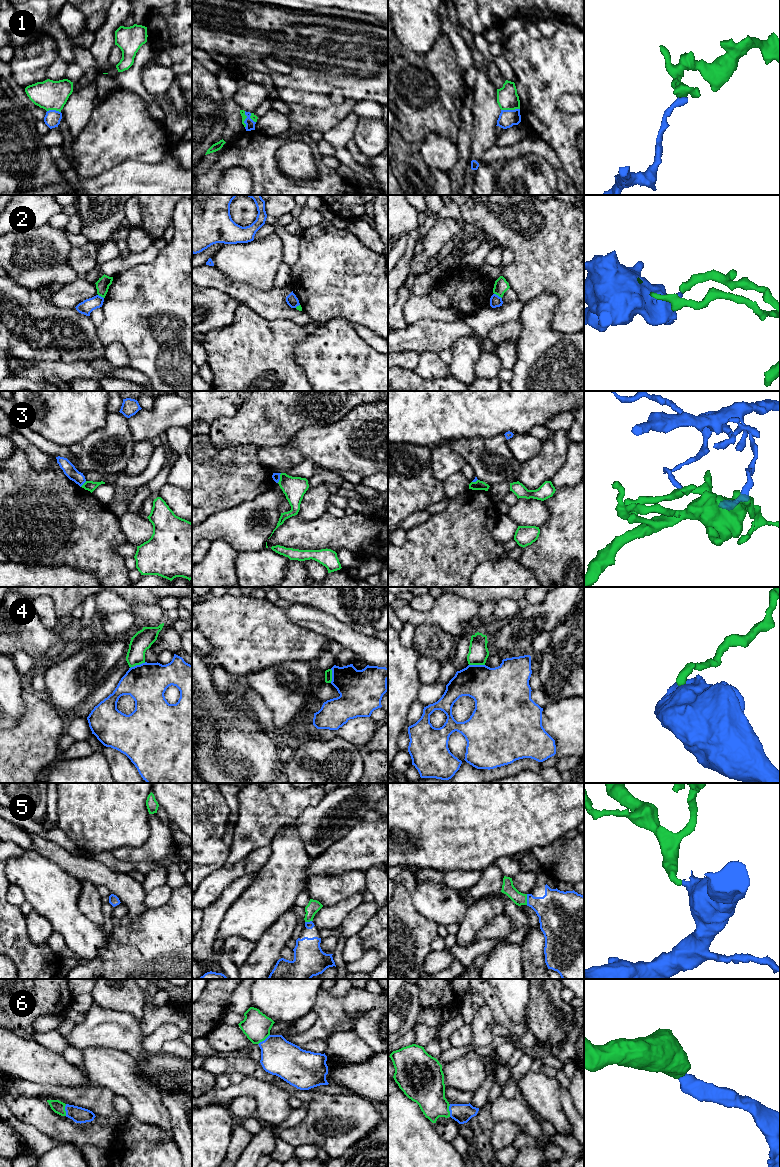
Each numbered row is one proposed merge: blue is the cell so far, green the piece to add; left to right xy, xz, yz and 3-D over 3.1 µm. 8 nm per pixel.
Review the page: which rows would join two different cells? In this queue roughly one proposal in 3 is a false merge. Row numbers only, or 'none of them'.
1, 2, 3, 4

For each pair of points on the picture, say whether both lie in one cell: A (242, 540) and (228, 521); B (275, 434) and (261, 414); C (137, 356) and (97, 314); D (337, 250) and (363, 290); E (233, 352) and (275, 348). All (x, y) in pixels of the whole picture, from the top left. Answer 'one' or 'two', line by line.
A: one
B: one
C: two
D: one
E: one

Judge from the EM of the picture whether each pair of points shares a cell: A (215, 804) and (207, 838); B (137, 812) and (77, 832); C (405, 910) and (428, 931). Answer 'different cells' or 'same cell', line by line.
A: same cell
B: same cell
C: same cell

